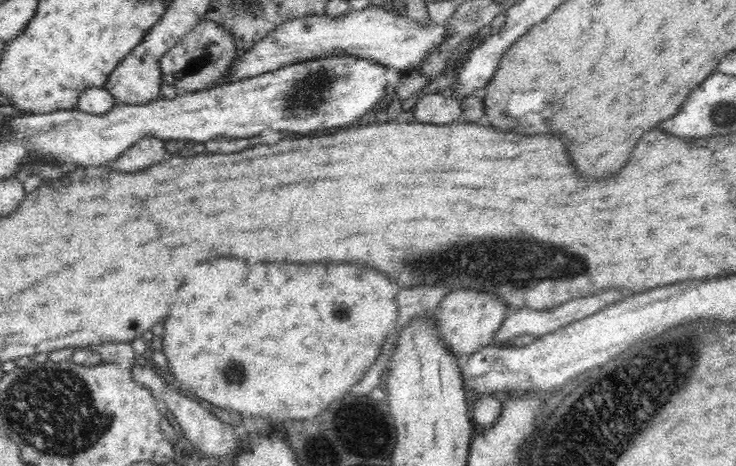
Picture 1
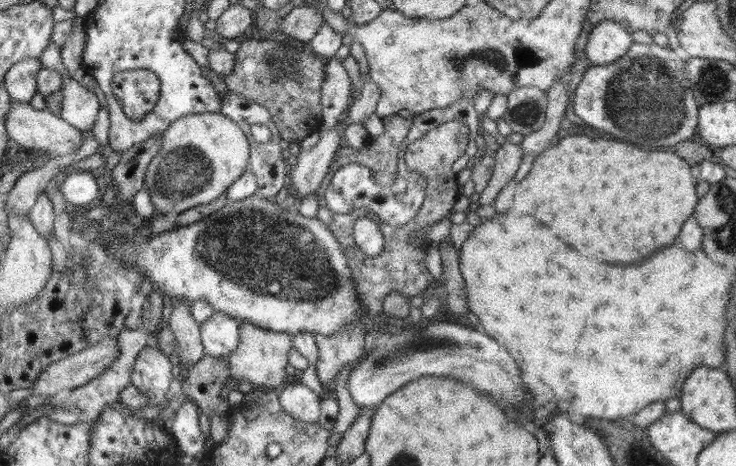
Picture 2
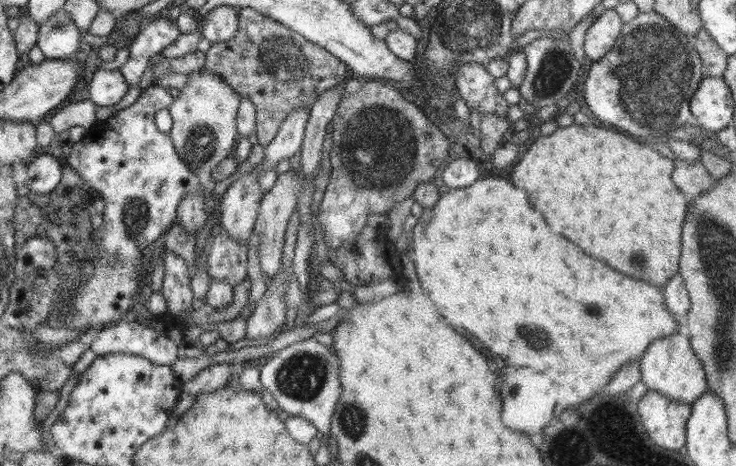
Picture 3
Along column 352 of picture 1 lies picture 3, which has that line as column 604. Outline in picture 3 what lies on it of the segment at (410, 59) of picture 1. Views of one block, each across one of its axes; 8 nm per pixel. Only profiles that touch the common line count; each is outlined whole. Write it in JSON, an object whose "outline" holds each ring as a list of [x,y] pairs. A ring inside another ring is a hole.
{"outline":[[[605,9],[585,34],[585,56],[592,61],[601,59],[613,47],[623,23],[614,9]]]}

